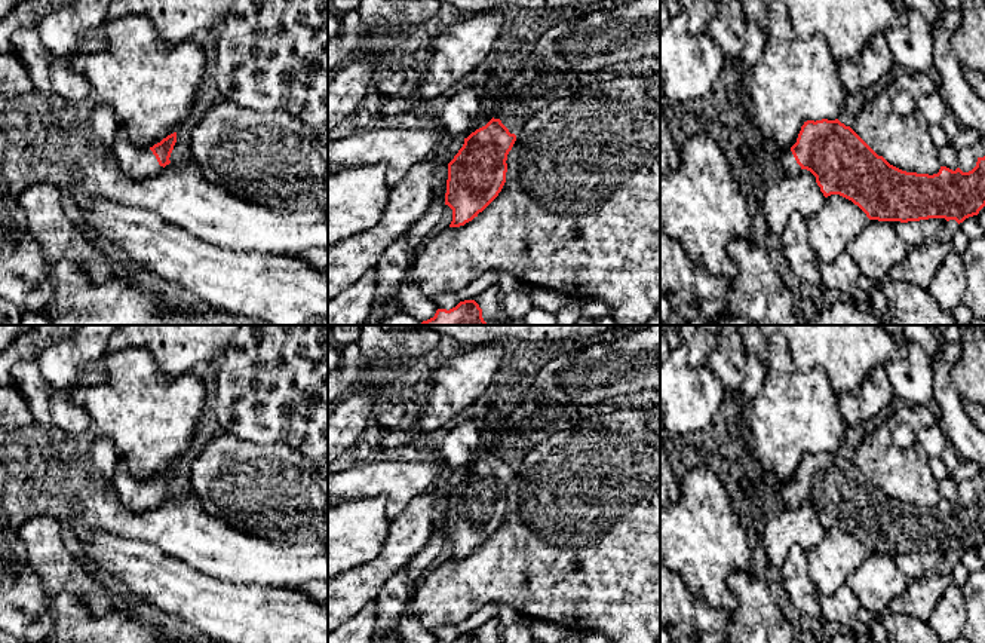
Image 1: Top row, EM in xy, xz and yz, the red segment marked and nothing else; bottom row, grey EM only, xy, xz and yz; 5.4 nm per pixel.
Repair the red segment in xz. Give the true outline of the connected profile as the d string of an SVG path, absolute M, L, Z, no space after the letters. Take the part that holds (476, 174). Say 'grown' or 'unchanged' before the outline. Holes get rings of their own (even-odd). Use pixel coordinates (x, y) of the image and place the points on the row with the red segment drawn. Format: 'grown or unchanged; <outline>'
grown; M473 89L445 101L442 129L464 144L448 163L445 205L452 209L449 227L460 227L482 212L506 183L507 154L516 135L494 119Z

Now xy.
grown; M119 126L110 147L110 156L117 166L132 178L144 178L159 174L171 163L169 157L177 143L177 132L168 135L150 148L135 147Z

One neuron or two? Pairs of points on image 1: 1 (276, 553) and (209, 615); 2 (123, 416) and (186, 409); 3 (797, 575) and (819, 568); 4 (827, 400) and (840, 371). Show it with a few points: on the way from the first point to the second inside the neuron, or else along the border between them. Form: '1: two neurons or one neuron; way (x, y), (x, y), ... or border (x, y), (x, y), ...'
1: two neurons; border (209, 575), (218, 579), (278, 587)
2: one neuron; way (138, 413), (160, 413), (171, 409)
3: two neurons; border (806, 551), (809, 578), (819, 591)
4: two neurons; border (803, 370), (822, 369), (837, 394)

